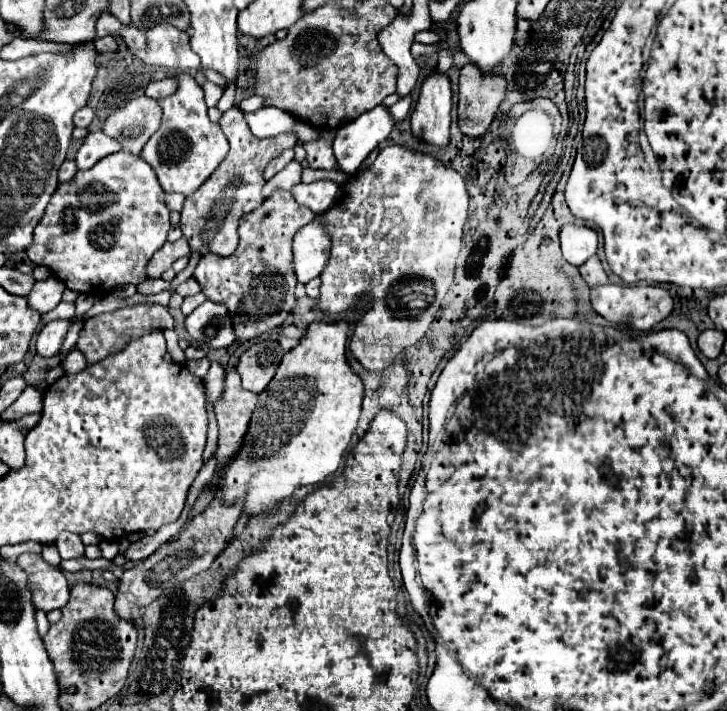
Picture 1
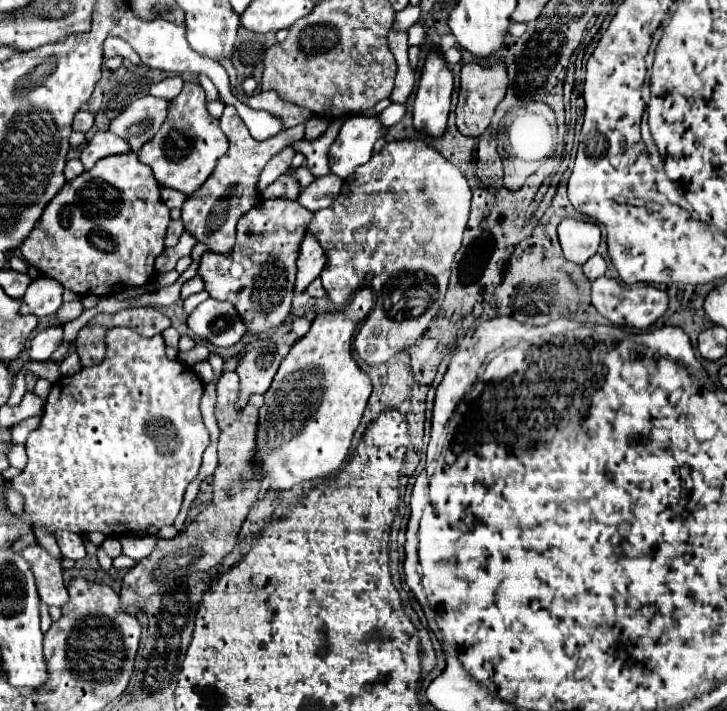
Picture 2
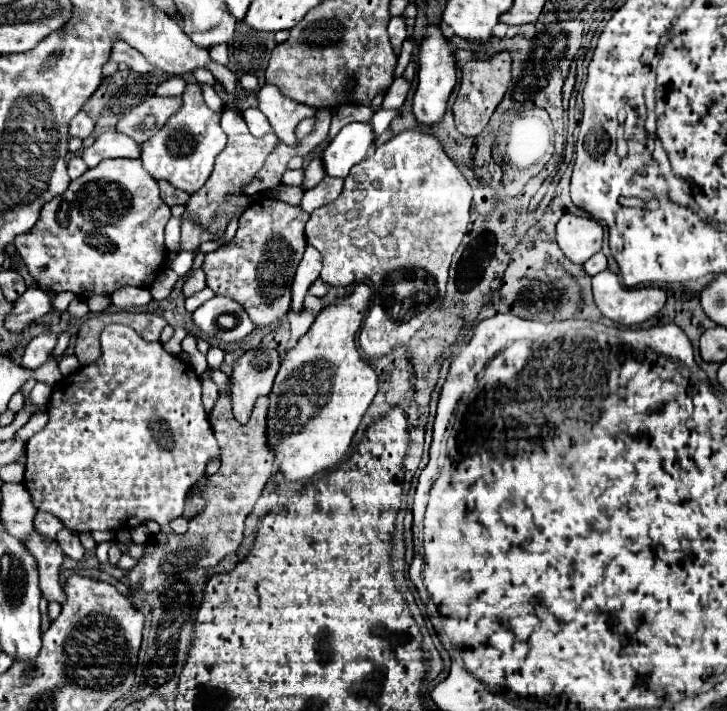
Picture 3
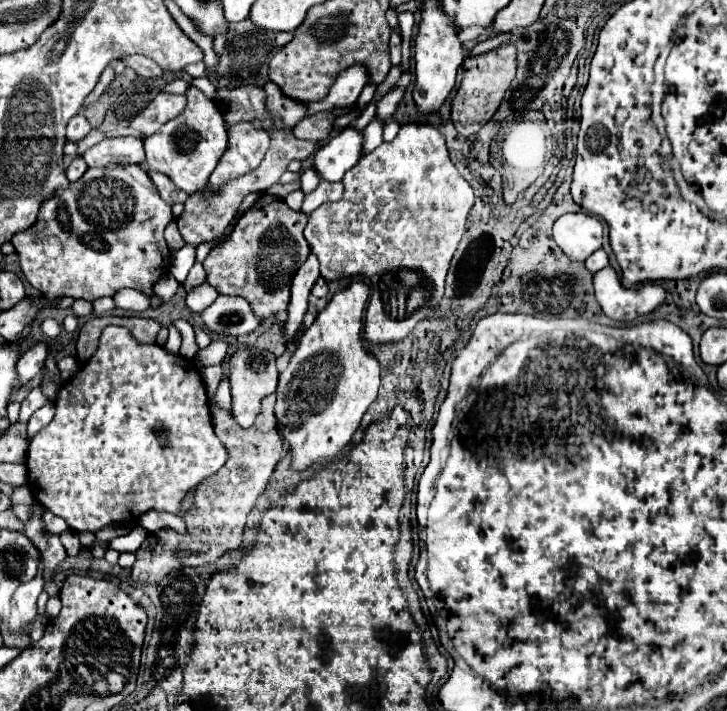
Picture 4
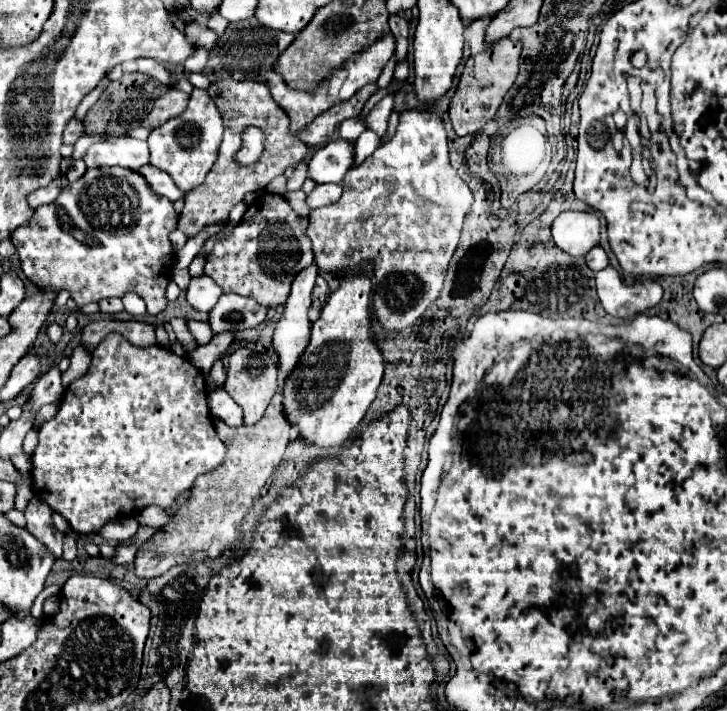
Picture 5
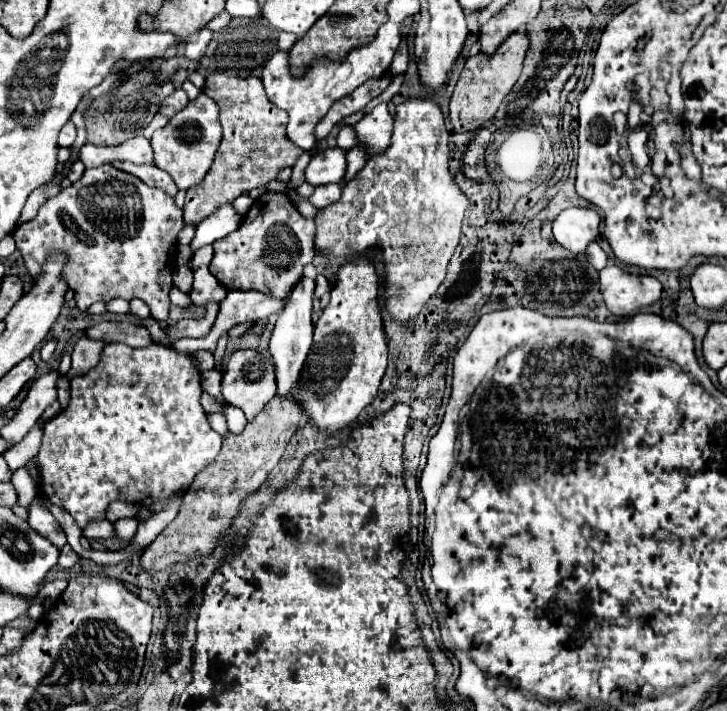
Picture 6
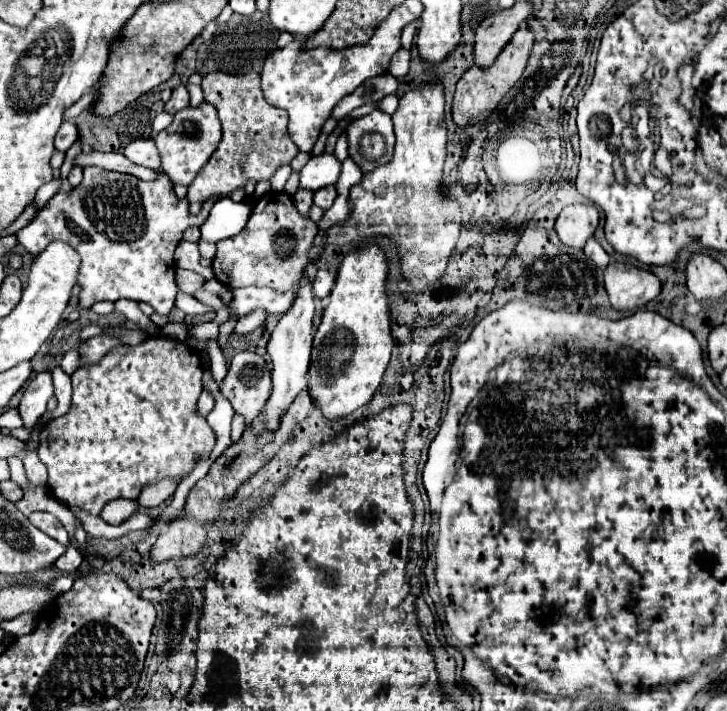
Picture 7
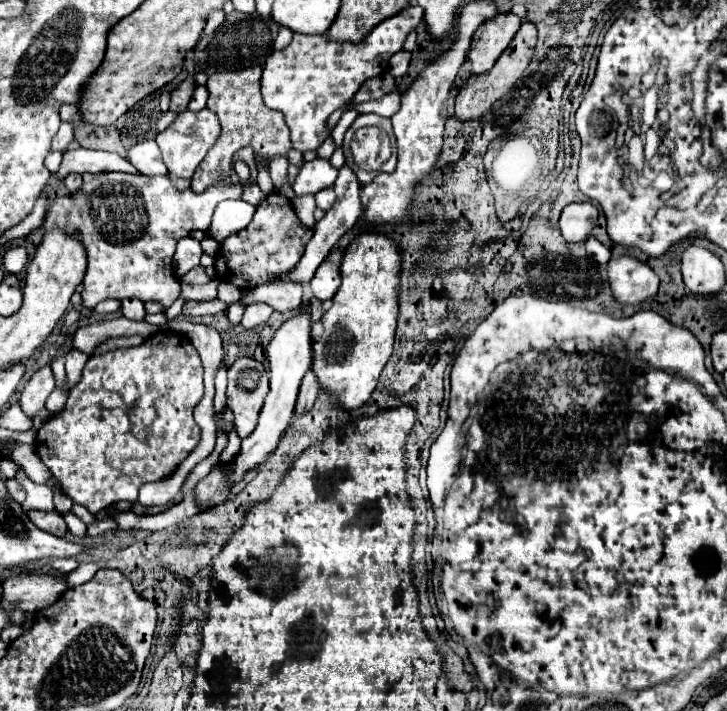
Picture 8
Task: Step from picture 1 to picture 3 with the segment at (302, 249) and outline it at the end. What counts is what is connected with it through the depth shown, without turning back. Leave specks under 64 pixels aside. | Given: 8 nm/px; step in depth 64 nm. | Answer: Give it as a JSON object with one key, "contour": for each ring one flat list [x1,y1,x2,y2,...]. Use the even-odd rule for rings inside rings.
{"contour":[[308,244,306,252,298,264,294,284,292,284,292,310,296,310,296,312,302,310,304,296,306,296,310,284,320,276,320,270,322,270,322,256,320,256,320,252,316,252,316,248,312,248]]}

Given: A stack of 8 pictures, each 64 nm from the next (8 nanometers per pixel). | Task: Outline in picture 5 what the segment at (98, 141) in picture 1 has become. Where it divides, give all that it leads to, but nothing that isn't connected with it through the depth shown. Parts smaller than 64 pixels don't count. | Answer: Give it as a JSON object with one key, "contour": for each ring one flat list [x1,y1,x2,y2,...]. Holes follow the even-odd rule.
{"contour":[[114,138,106,142,98,142,88,148,84,156,86,166,124,166,138,170,148,164,148,144,136,138]]}

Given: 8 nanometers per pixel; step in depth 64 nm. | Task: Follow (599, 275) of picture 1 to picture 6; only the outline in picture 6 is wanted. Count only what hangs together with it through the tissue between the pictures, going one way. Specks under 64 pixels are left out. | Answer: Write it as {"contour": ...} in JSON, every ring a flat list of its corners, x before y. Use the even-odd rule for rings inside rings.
{"contour":[[592,242,590,246,588,246,588,250,586,250,586,256,588,256,588,262,596,268,596,270,602,270,602,268,606,268,606,262,608,262,608,258,606,258,606,252,596,244,596,242]]}

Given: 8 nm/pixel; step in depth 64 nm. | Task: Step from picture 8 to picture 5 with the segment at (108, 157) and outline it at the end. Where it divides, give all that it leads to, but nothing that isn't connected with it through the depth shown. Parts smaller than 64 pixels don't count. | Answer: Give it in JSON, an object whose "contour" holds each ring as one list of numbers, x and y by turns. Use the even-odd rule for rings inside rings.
{"contour":[[150,164,142,166,138,172,148,180,148,184,150,184,160,196,168,198,170,202,176,202,176,200,184,198,184,192,172,182,172,178,170,178,166,172,162,172,162,170,158,170,158,168,150,166]]}

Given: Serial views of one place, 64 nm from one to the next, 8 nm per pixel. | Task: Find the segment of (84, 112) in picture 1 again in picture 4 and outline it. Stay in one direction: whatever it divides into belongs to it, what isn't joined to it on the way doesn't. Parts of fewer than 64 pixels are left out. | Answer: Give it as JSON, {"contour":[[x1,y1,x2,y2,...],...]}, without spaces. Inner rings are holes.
{"contour":[[76,114,76,116,68,122,66,138,72,140,72,142,78,142,78,140,82,140,90,130,92,130,92,126,90,126,90,122,86,120,86,116,84,116,84,114]]}

